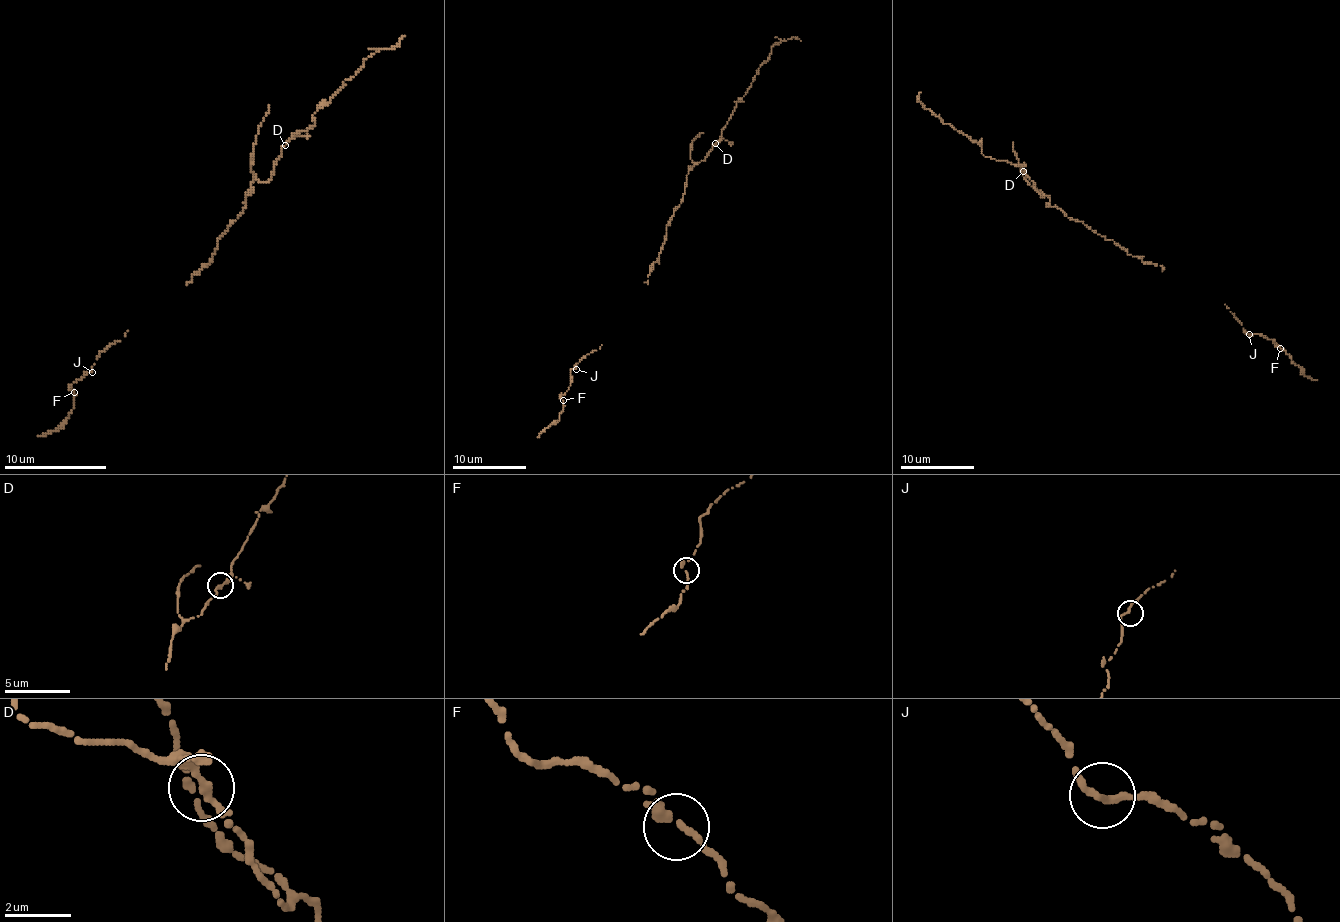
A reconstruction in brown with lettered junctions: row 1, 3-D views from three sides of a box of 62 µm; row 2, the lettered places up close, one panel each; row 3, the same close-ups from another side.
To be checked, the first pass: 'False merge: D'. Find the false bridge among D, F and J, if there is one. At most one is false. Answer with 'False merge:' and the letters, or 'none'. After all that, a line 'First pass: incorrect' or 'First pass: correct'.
False merge: none
First pass: incorrect

